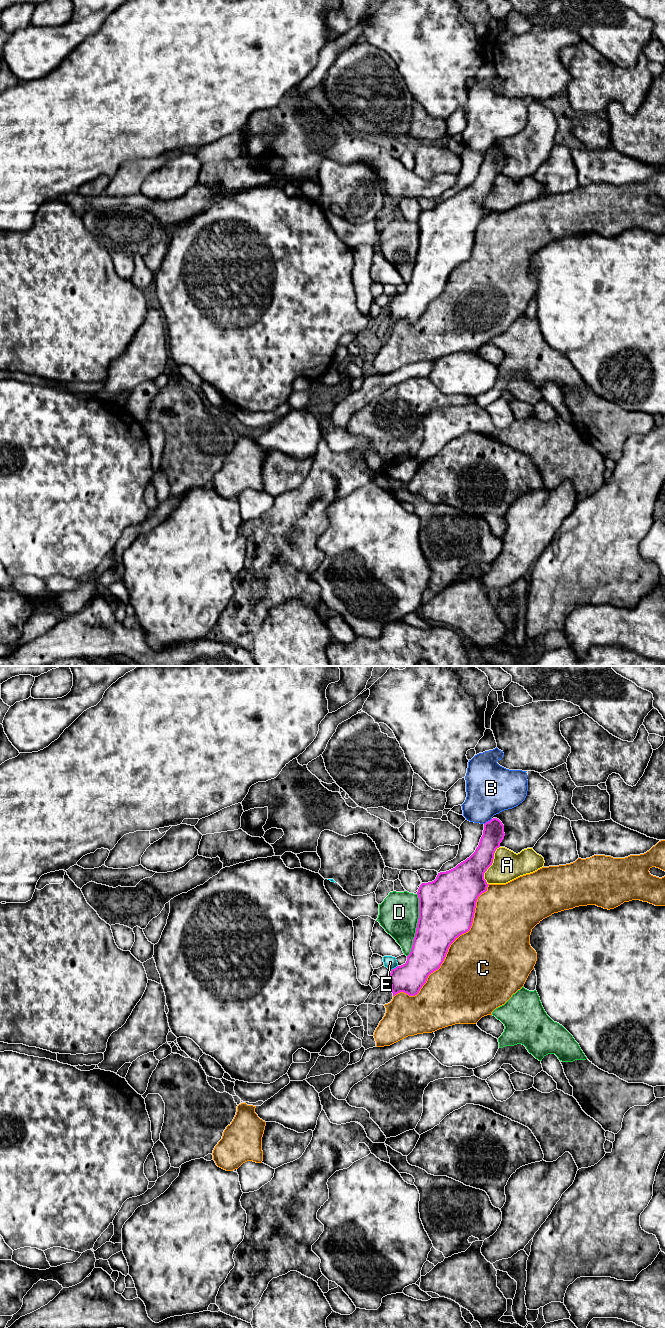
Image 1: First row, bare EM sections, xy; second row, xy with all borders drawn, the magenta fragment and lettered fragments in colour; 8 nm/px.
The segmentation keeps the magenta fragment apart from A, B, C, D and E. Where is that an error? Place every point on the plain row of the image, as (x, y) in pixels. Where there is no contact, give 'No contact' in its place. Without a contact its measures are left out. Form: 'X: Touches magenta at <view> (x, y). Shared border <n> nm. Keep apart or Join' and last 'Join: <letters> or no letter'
A: Touches magenta at xy (491, 192). Shared border 320 nm. Keep apart
B: Touches magenta at xy (488, 149). Shared border 80 nm. Keep apart
C: Touches magenta at xy (447, 278). Shared border 1200 nm. Keep apart
D: Touches magenta at xy (417, 253). Shared border 500 nm. Keep apart
E: Touches magenta at xy (394, 296). Shared border 70 nm. Keep apart
Join: no letter

